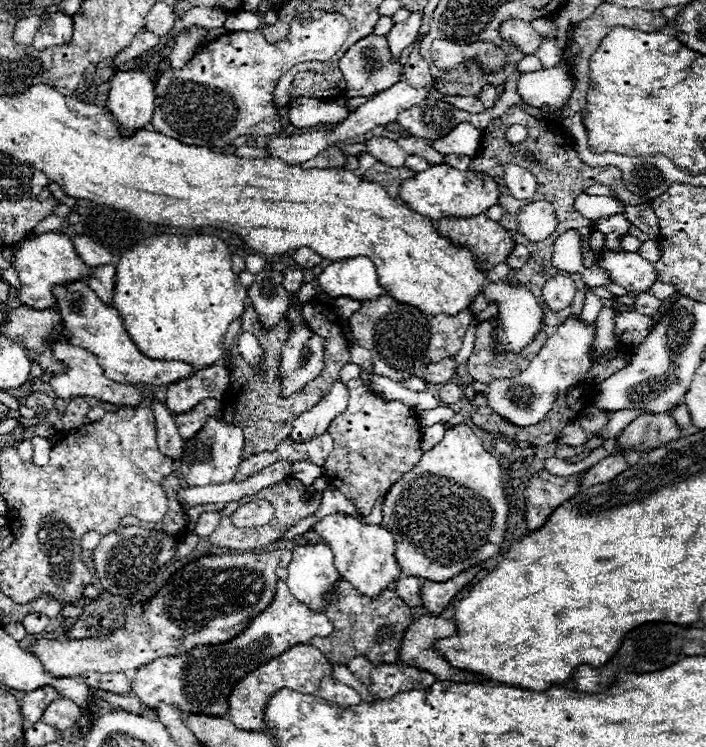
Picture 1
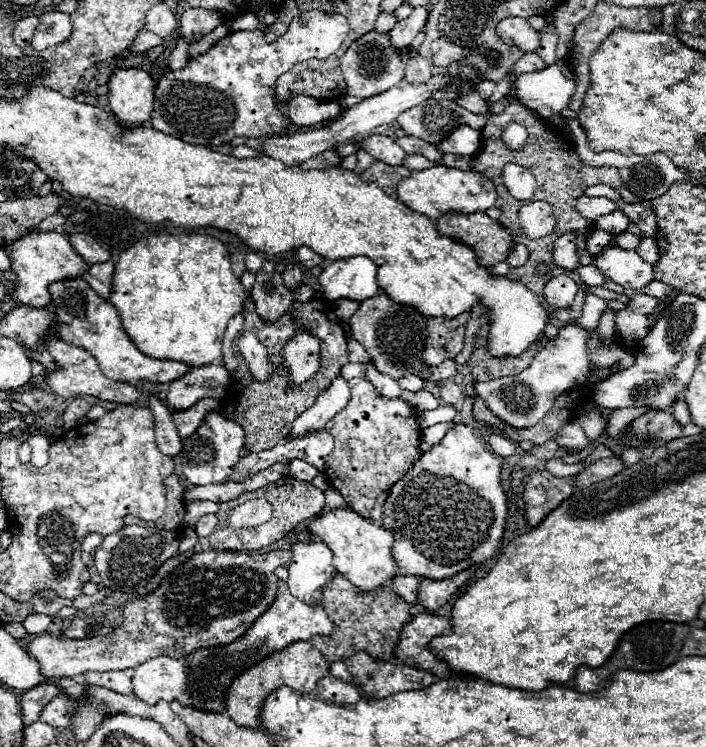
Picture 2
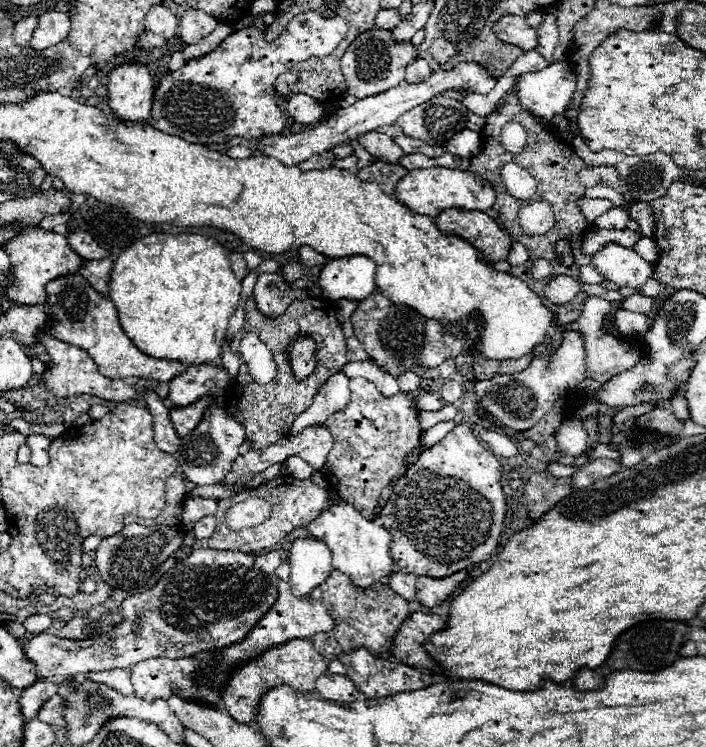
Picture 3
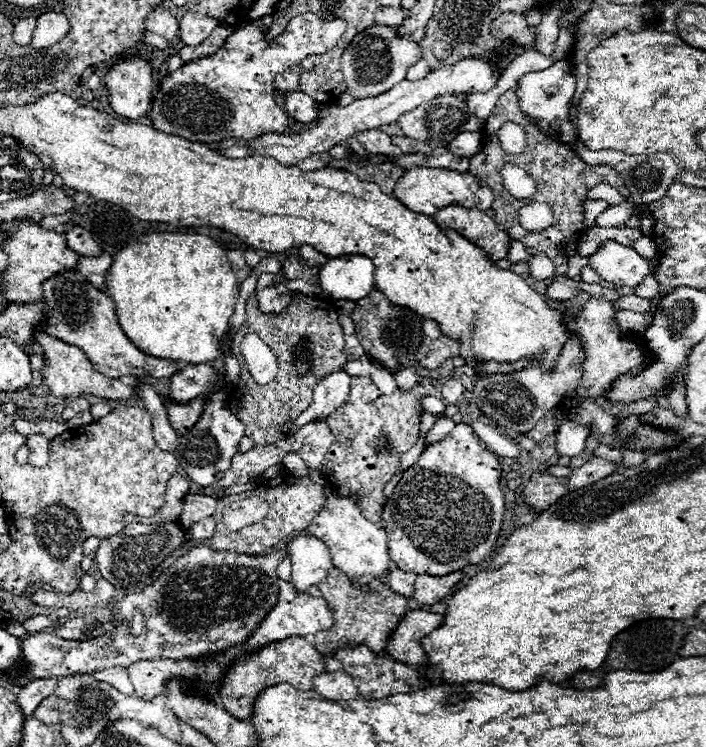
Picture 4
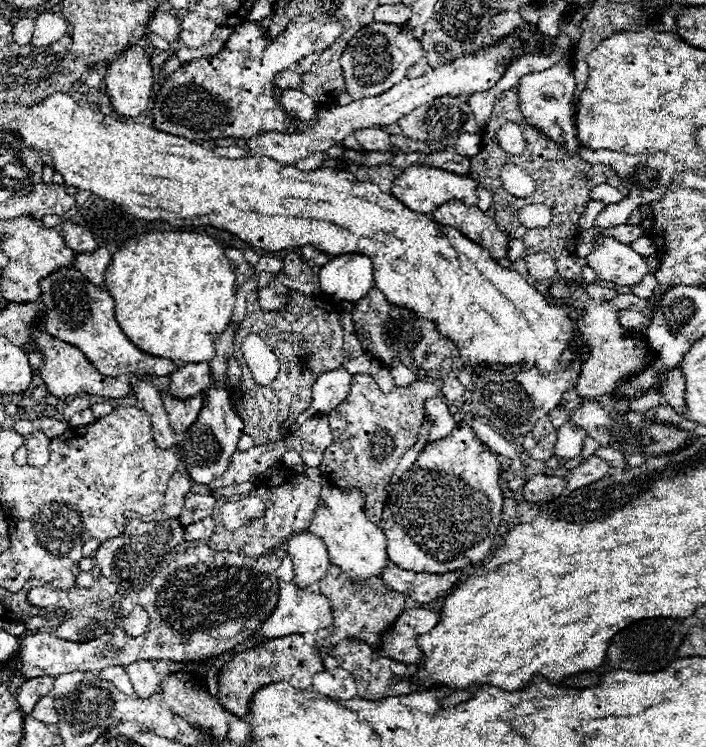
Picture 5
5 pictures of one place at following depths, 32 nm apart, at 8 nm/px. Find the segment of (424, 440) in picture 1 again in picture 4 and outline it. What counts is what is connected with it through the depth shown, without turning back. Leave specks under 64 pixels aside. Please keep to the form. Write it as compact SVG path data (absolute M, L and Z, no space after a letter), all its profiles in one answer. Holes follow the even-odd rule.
M442 416L436 424L429 430L426 441L427 444L430 445L434 442L438 442L443 438L446 438L452 430L454 430L454 420L450 420L450 418L446 418L446 416Z

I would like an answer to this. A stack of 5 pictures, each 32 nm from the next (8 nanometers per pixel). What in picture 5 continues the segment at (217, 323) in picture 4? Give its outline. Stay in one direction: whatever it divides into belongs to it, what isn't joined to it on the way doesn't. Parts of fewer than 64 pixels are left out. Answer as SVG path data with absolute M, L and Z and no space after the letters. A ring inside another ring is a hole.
M154 231L112 256L104 286L116 302L116 320L134 346L176 364L196 364L214 358L214 342L230 324L236 276L224 248L212 238L193 231Z

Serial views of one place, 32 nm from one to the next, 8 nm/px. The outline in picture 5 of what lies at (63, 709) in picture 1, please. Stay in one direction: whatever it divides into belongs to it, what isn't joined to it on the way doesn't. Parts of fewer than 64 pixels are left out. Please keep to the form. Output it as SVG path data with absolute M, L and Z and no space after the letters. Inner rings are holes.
M50 694L50 696L44 696L42 700L38 700L38 704L32 708L30 714L32 714L34 718L42 720L46 726L56 724L56 722L58 722L58 714L56 714L56 710L54 710L54 696Z

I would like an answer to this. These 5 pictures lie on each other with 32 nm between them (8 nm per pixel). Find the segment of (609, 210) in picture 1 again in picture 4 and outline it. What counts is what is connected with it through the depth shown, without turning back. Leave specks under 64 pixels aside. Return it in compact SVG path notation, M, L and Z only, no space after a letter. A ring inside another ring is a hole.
M586 200L584 206L582 206L582 212L584 212L584 226L592 226L594 224L594 218L604 212L608 208L608 204L604 200Z

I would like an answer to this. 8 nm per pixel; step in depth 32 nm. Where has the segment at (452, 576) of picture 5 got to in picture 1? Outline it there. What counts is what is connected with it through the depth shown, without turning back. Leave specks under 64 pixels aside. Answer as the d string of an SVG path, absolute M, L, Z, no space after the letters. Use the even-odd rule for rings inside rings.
M478 566L468 568L466 572L460 572L458 576L446 580L446 582L430 582L430 580L424 580L422 582L422 592L420 592L422 606L428 608L432 614L442 612L448 606L448 602L462 590L462 586L466 586L476 576L478 570L480 570Z

